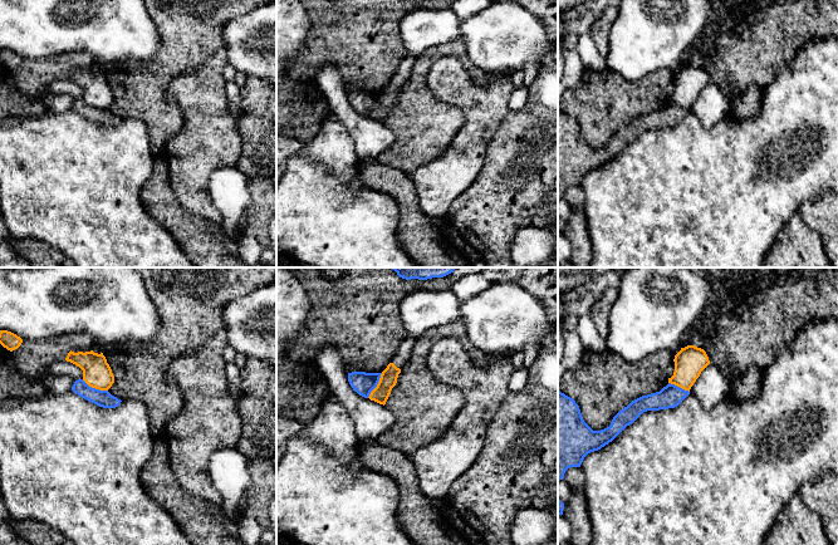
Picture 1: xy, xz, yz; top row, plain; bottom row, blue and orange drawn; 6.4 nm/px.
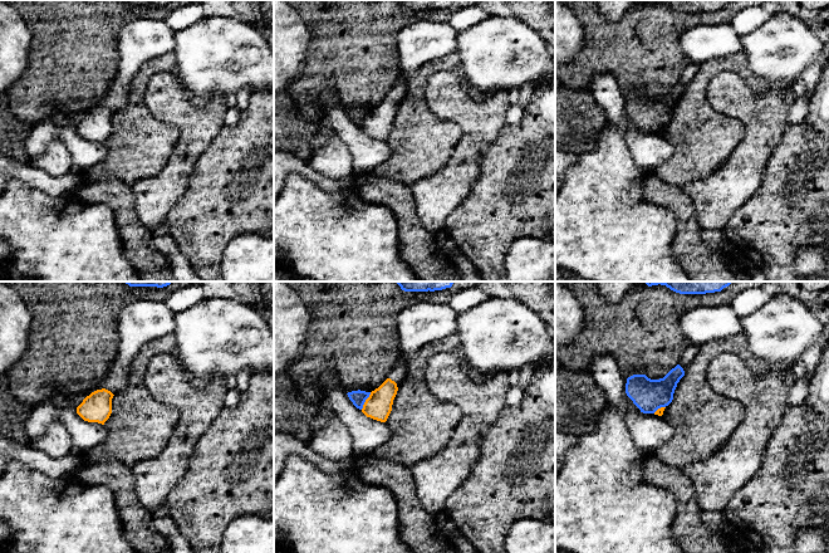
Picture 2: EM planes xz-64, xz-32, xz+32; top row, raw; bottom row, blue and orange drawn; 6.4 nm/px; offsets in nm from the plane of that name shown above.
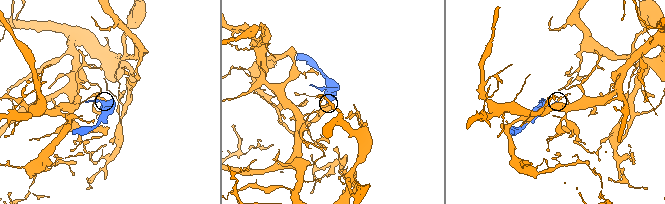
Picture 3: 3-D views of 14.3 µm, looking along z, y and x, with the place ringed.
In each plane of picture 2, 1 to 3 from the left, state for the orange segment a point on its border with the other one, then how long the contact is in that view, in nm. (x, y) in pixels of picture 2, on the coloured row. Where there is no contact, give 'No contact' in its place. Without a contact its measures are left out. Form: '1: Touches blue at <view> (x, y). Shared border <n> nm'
1: No contact
2: Touches blue at xz-32 (364, 401). Shared border 130 nm
3: Touches blue at xz+32 (658, 407). Shared border 90 nm

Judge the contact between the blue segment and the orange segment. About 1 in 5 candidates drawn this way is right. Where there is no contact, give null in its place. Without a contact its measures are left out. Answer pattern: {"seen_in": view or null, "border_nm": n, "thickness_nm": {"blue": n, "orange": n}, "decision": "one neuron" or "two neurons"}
{"seen_in": "xy", "border_nm": 180, "thickness_nm": {"blue": 110, "orange": 190}, "decision": "two neurons"}

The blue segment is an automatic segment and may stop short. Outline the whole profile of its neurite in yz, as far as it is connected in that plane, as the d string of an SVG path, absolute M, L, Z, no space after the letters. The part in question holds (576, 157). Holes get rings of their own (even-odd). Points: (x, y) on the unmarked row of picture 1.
M668 102L660 111L632 119L612 138L609 146L593 149L583 138L575 119L558 109L558 200L570 186L580 186L584 176L612 161L643 131L677 126L687 114L685 109Z

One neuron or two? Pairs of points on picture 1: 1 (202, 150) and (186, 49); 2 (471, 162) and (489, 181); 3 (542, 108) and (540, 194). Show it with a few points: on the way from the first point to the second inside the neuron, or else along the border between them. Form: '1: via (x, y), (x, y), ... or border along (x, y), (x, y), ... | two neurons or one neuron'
1: border along (214, 53), (187, 69) | two neurons
2: border along (480, 170), (476, 177), (461, 192) | two neurons
3: via (542, 129), (542, 167), (539, 172) | one neuron

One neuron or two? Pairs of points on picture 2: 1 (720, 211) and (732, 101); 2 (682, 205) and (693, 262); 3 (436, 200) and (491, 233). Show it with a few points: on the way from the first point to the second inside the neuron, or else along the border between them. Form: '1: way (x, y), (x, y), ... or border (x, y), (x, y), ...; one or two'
1: way (732, 184), (741, 175), (751, 155), (751, 128); one
2: way (685, 219), (688, 230), (688, 248); one
3: border (472, 187), (449, 215), (444, 226); two

